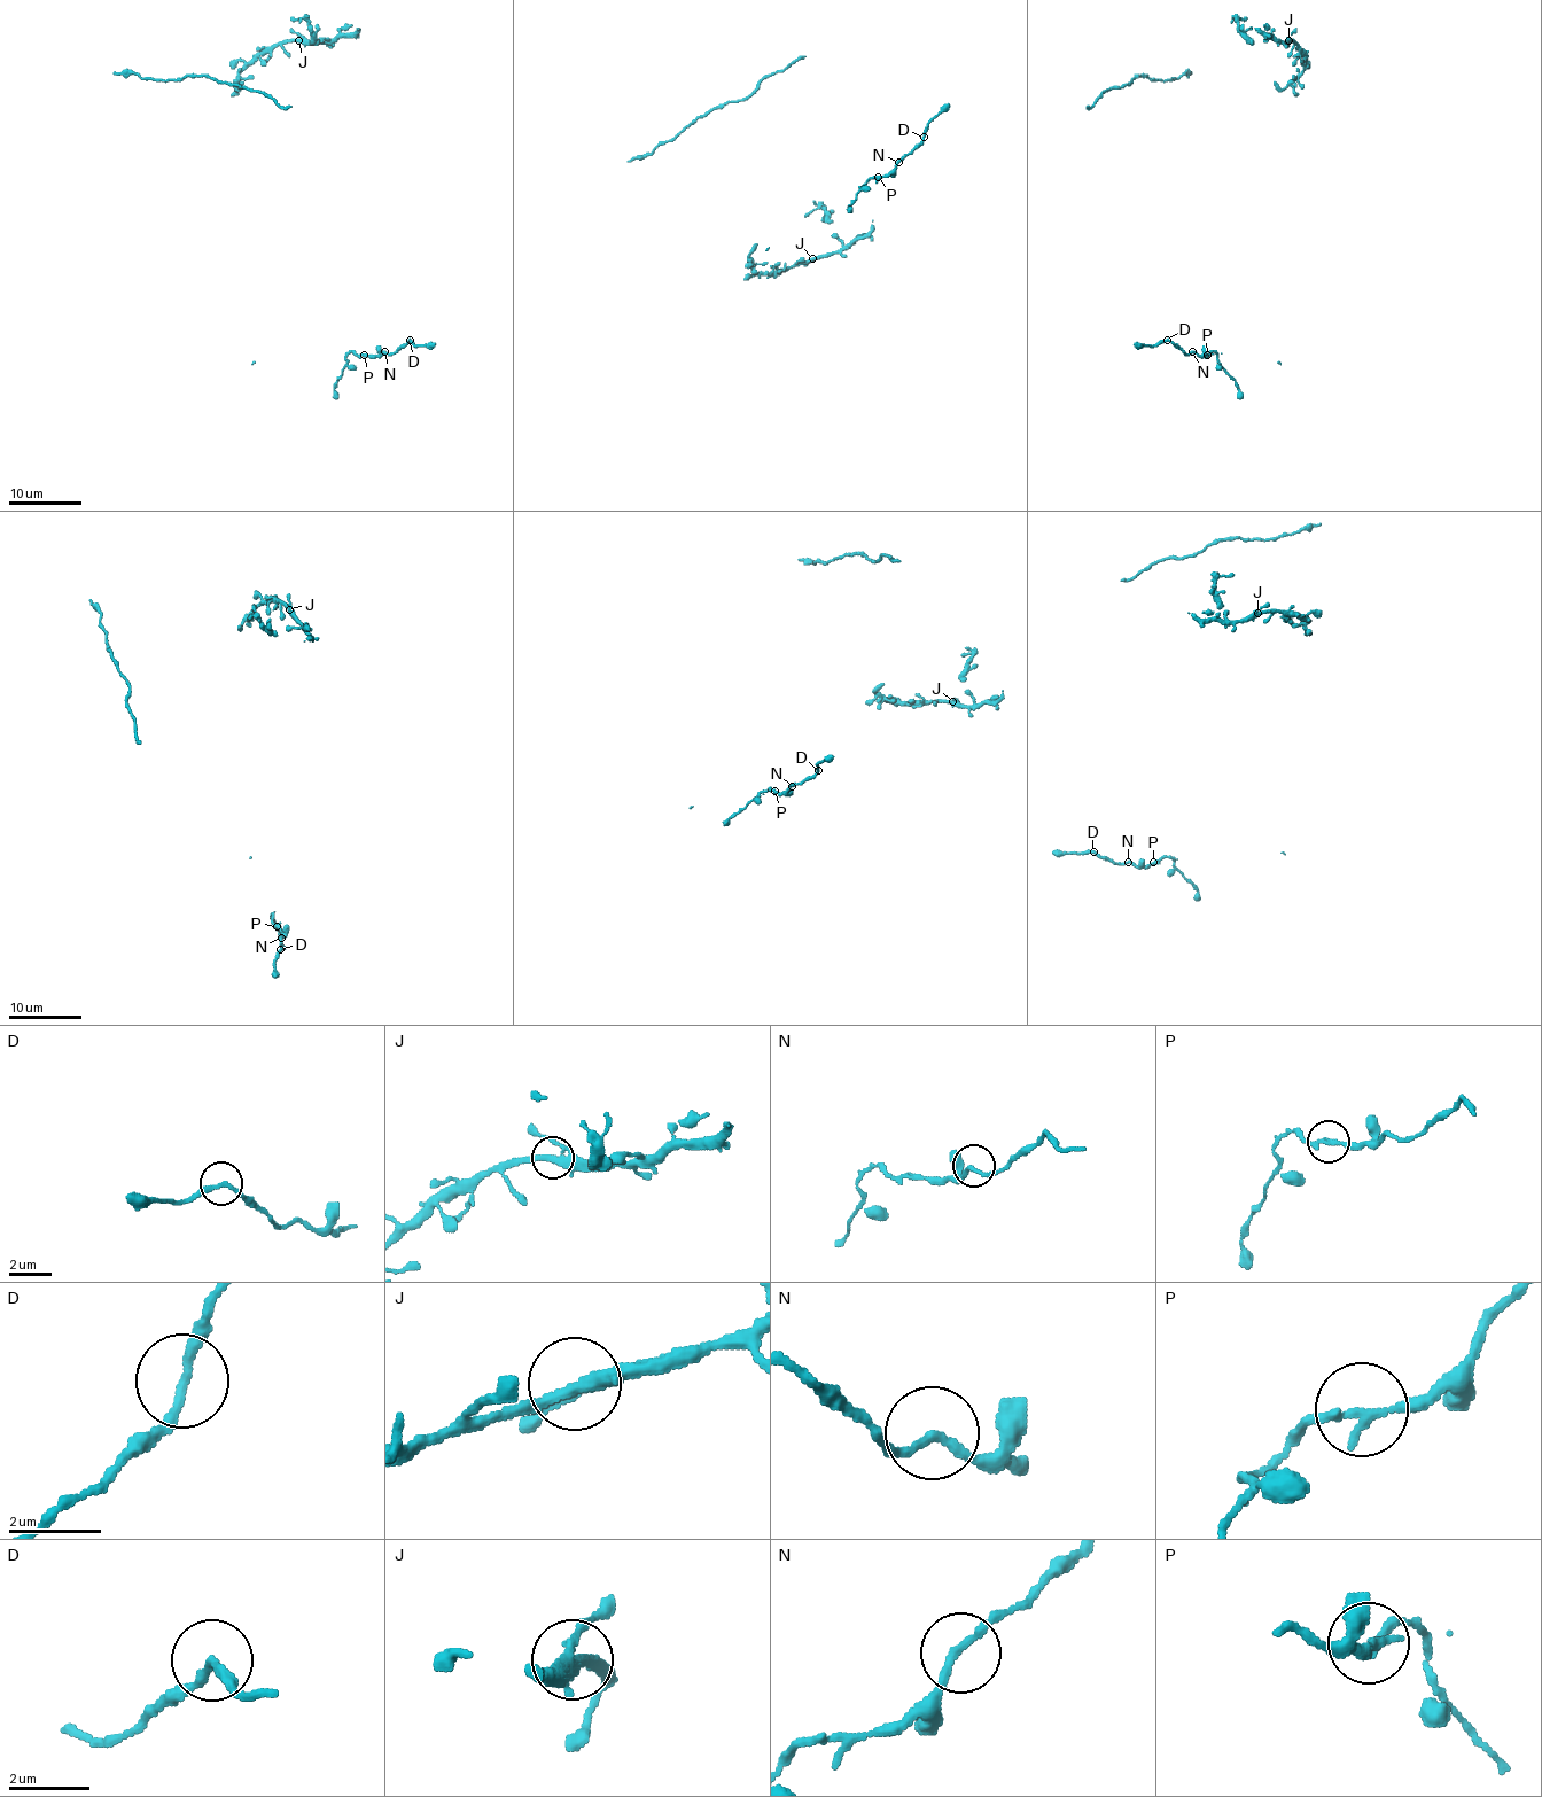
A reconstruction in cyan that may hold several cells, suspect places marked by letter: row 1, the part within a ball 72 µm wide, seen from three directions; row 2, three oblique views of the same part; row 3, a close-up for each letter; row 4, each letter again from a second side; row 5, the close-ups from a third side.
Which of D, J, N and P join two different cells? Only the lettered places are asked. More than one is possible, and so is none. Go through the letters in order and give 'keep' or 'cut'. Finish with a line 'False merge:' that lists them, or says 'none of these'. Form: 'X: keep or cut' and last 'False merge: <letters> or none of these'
D: keep
J: keep
N: keep
P: cut
False merge: P

